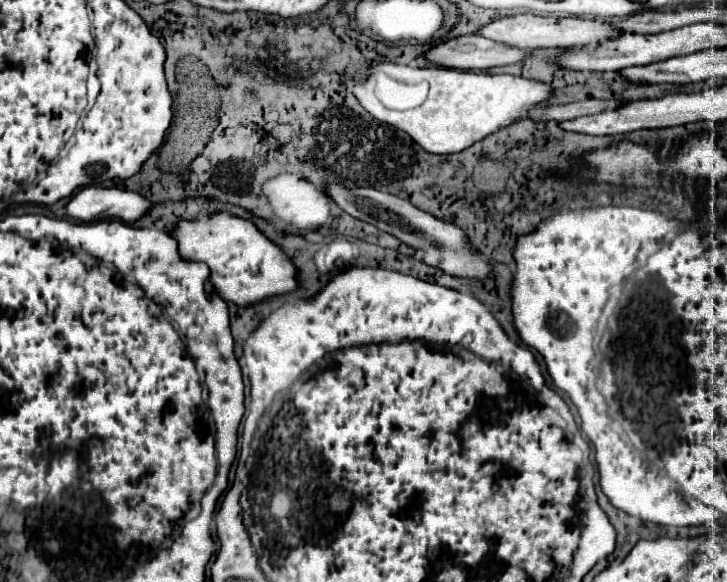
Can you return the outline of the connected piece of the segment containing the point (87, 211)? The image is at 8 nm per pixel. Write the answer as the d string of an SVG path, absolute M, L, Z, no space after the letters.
M88 186L70 198L66 204L66 216L80 222L94 222L104 218L120 218L124 222L132 222L144 216L150 206L152 204L136 192Z

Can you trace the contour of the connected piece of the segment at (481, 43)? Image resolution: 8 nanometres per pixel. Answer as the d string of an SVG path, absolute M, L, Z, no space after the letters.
M460 36L444 44L438 44L428 52L428 60L446 68L494 68L520 62L520 58L530 56L532 50L516 50L514 46L504 46L502 42L484 36Z

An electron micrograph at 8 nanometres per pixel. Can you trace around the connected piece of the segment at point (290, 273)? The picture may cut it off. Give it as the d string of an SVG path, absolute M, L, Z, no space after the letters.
M214 212L208 218L196 218L192 222L180 220L176 230L170 230L178 240L178 252L184 260L198 260L208 264L210 278L206 282L208 296L218 294L222 300L236 304L240 310L256 306L268 298L282 296L300 286L298 268L284 248L268 240L250 220L232 216L228 212Z

